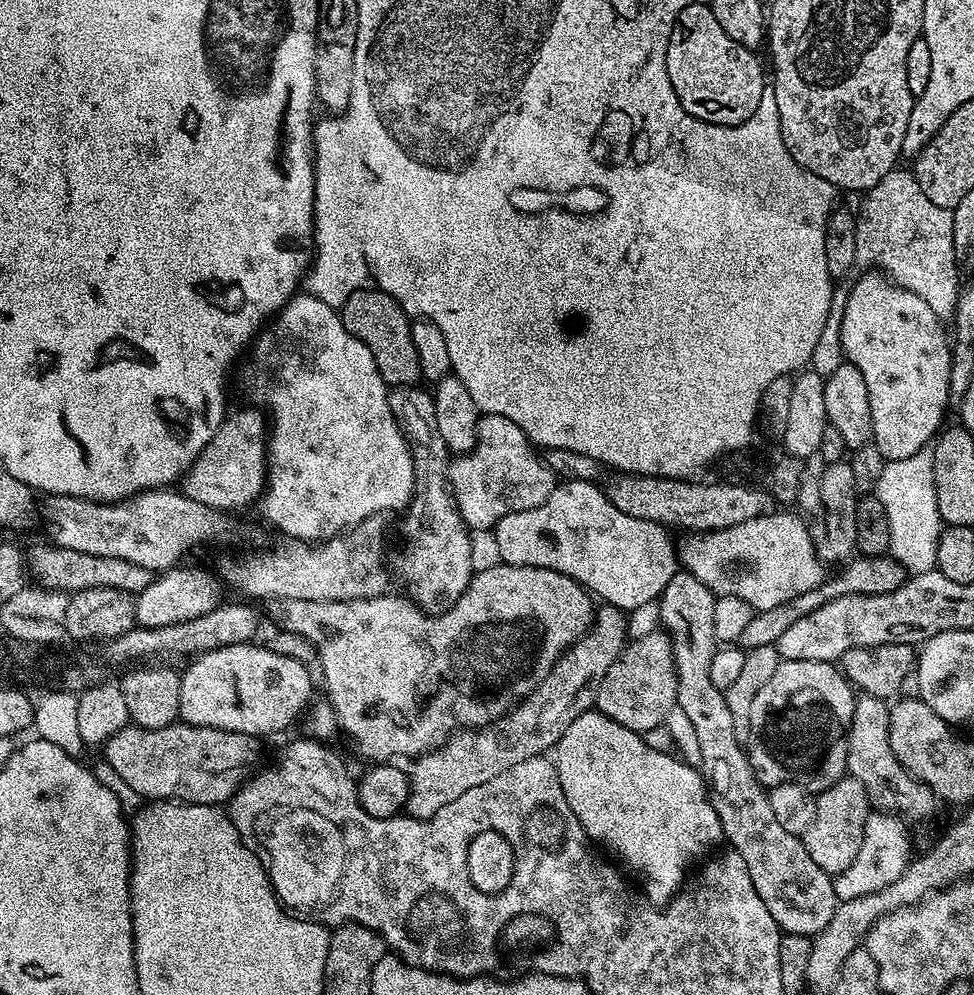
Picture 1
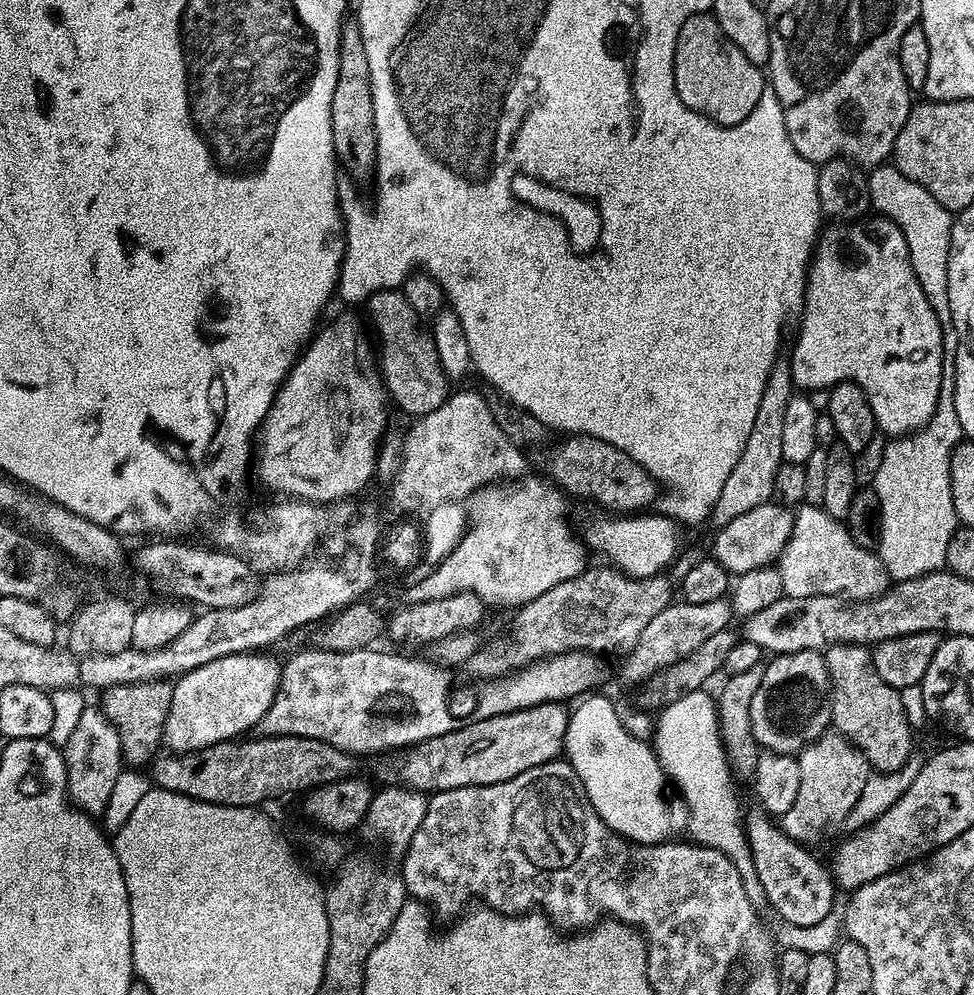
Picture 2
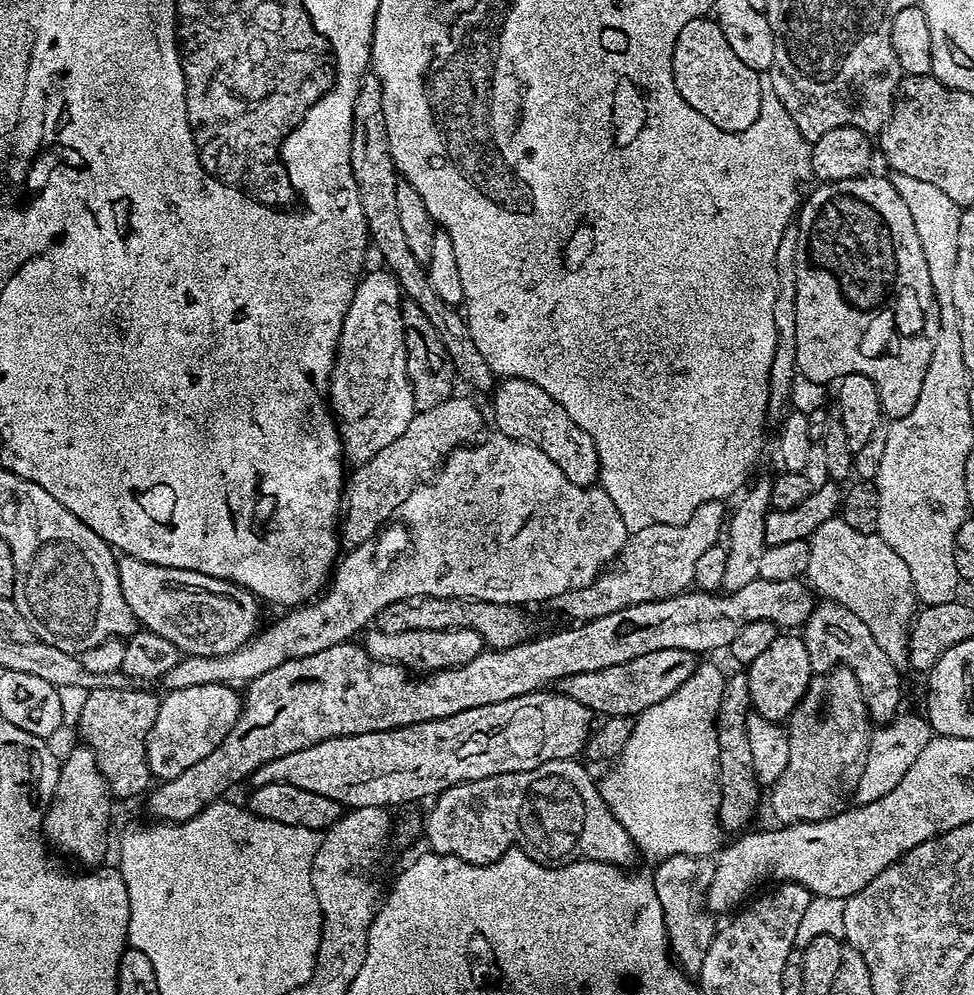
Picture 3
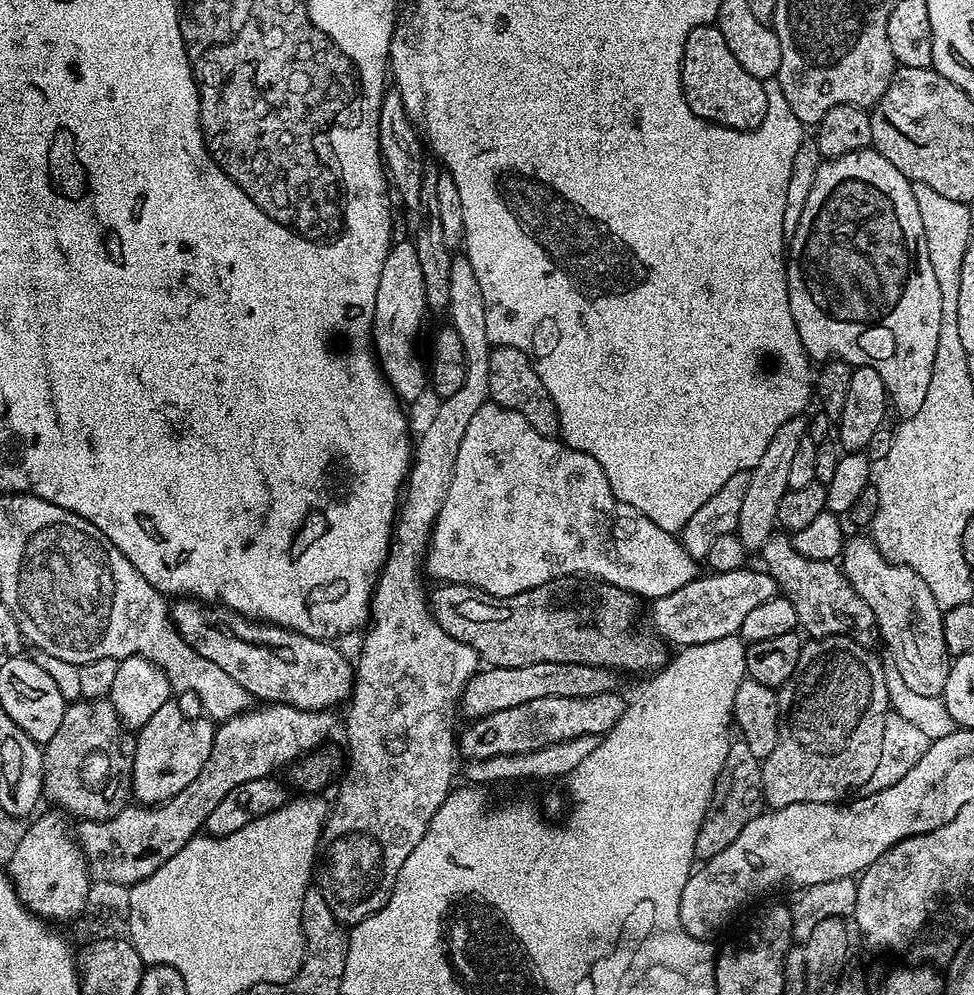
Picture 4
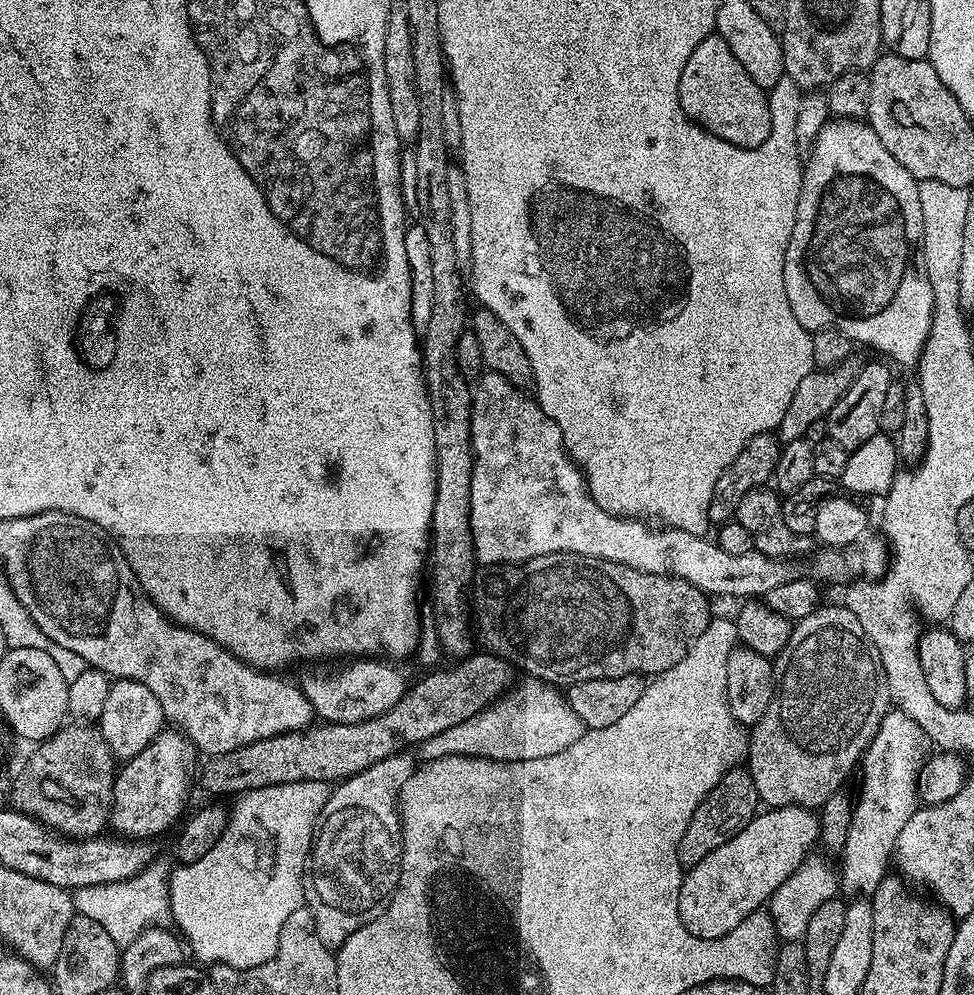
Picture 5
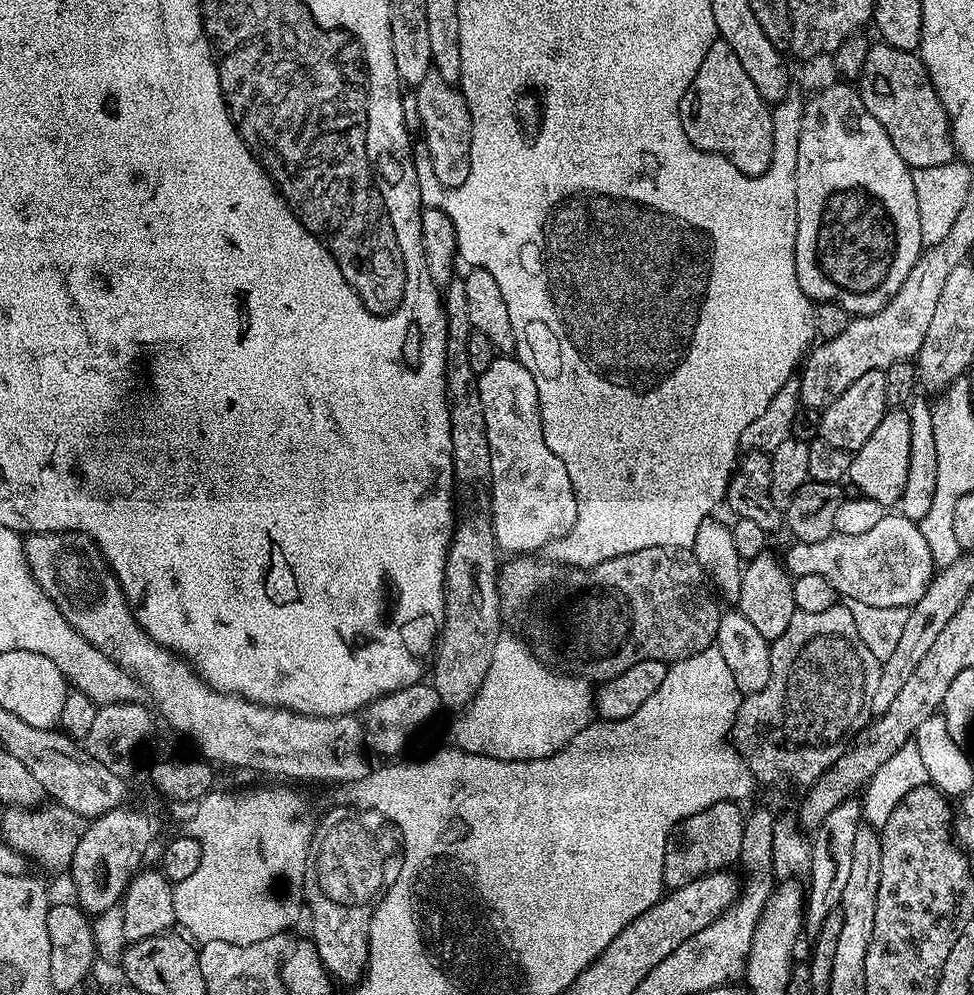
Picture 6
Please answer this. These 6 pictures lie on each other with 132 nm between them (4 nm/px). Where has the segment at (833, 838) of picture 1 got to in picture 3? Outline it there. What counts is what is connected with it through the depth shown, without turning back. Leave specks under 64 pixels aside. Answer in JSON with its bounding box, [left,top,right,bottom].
[766,666,874,825]

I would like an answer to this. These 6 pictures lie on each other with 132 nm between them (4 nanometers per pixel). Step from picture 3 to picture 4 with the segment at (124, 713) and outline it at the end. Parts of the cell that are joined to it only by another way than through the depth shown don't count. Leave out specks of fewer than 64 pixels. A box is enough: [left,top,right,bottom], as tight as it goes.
[42,698,135,820]

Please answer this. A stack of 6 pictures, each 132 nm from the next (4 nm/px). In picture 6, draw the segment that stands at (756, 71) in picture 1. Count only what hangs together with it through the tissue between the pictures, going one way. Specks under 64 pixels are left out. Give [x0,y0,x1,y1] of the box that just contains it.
[680,38,772,176]

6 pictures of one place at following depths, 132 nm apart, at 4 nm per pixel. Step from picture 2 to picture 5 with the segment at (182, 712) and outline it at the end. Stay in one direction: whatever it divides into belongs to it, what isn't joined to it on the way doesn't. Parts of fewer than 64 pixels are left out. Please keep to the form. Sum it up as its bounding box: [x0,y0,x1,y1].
[111,730,198,842]

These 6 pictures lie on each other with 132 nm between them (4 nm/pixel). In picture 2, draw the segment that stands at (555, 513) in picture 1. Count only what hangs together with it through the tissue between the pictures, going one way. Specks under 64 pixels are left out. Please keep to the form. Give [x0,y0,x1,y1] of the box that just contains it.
[582,502,793,580]

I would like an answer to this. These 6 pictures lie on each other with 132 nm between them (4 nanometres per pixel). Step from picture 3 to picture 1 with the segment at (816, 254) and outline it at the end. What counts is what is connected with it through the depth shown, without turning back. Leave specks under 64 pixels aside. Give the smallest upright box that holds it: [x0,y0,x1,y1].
[840,270,954,462]

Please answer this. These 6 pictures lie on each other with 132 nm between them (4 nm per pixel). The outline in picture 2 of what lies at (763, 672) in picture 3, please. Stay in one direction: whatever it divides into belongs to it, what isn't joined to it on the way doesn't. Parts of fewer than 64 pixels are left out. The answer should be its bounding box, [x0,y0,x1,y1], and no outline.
[750,650,832,756]

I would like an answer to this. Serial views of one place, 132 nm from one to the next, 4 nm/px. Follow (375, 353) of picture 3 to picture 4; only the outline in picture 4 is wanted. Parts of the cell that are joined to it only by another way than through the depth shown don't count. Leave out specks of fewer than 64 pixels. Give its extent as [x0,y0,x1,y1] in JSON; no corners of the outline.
[374,239,426,401]

